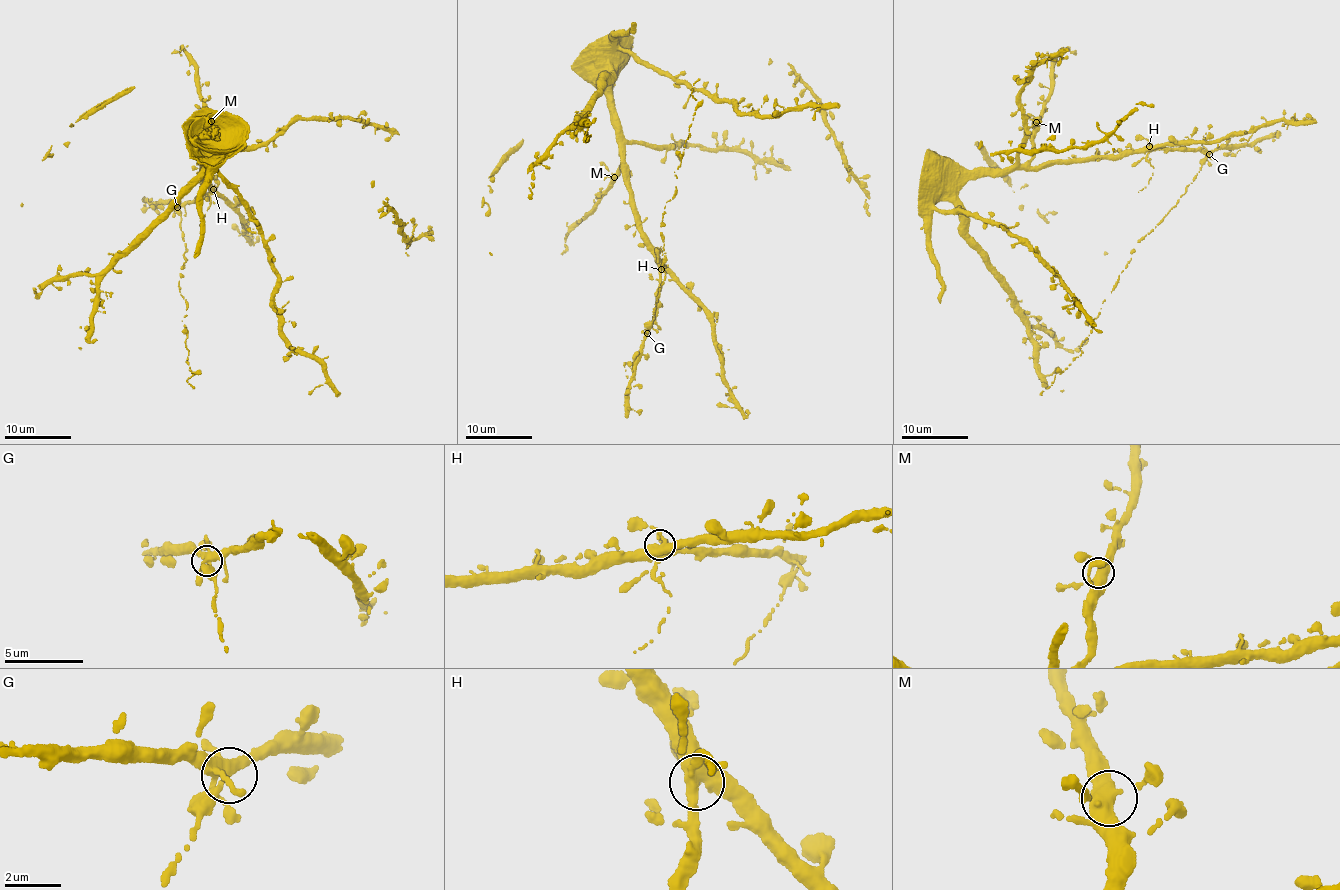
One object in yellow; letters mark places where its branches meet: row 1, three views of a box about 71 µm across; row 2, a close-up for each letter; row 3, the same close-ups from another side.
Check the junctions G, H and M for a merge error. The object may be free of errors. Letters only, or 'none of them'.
none of them

